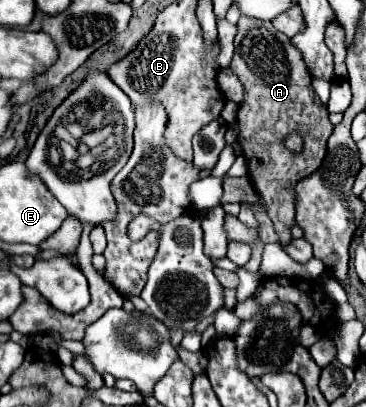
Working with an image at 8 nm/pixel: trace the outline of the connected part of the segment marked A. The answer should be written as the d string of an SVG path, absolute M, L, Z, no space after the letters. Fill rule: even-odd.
M245 16L239 18L235 54L229 68L245 88L245 98L237 112L237 140L247 160L247 174L265 212L275 224L281 244L285 246L293 240L289 230L296 224L293 186L295 182L311 176L323 164L333 124L329 122L327 108L313 92L311 76L301 54L293 48L285 34L279 34L273 28L271 22L251 20ZM295 128L305 140L305 150L297 156L283 148L283 138Z

